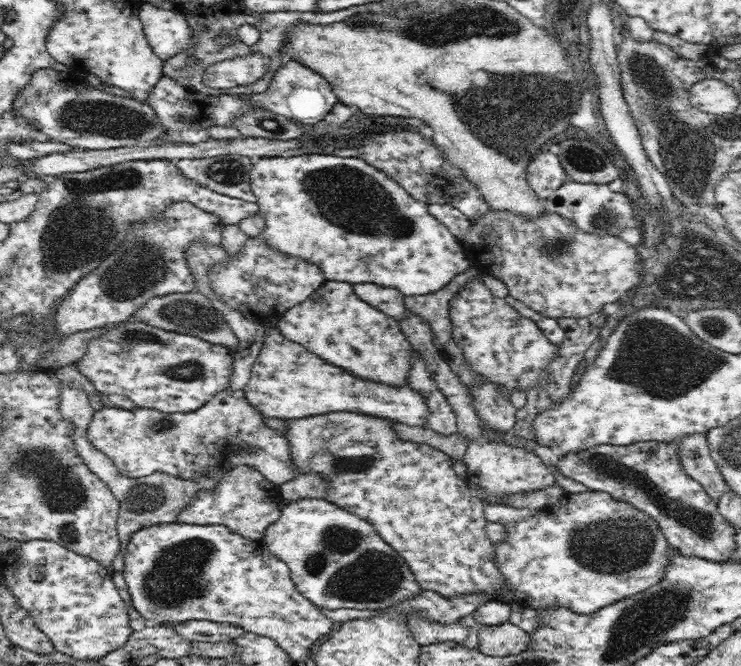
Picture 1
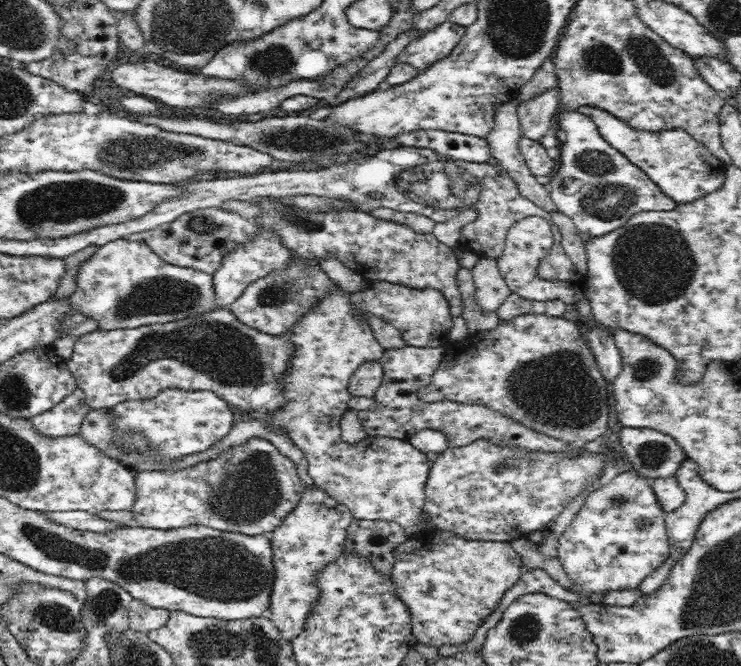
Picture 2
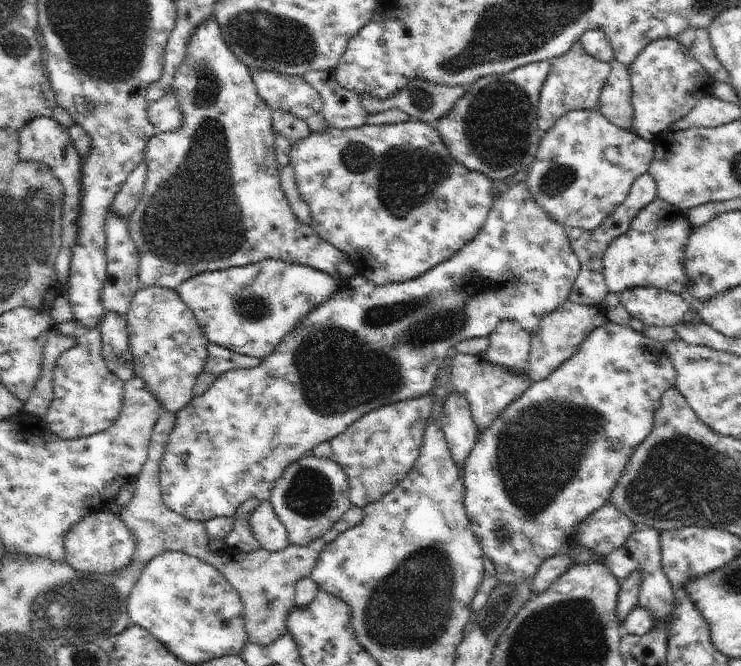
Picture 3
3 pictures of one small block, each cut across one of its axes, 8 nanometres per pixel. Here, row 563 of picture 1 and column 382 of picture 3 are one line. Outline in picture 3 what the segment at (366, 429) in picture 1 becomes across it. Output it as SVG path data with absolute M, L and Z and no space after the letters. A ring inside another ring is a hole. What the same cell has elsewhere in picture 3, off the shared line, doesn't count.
M432 393L391 404L362 416L330 441L332 459L347 474L352 508L366 508L386 496L410 472L422 448L424 428L432 418Z

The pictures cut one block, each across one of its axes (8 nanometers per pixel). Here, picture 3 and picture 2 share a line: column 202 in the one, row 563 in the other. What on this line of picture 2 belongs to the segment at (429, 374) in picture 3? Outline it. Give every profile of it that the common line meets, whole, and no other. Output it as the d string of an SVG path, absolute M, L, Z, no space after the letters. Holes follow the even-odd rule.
M420 529L397 546L391 576L411 614L416 642L440 648L472 638L523 571L522 557L508 541L469 541L446 529Z

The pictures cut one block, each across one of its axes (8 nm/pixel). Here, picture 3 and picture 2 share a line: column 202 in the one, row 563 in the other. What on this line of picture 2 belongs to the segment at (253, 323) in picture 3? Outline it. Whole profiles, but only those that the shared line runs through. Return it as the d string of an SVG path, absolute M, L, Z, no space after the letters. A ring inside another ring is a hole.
M314 485L314 488L304 492L296 510L292 510L282 524L273 530L269 541L273 550L275 580L268 616L282 638L291 640L304 630L306 618L321 596L316 574L320 574L324 566L334 562L344 551L347 528L352 520L351 511L346 505Z

